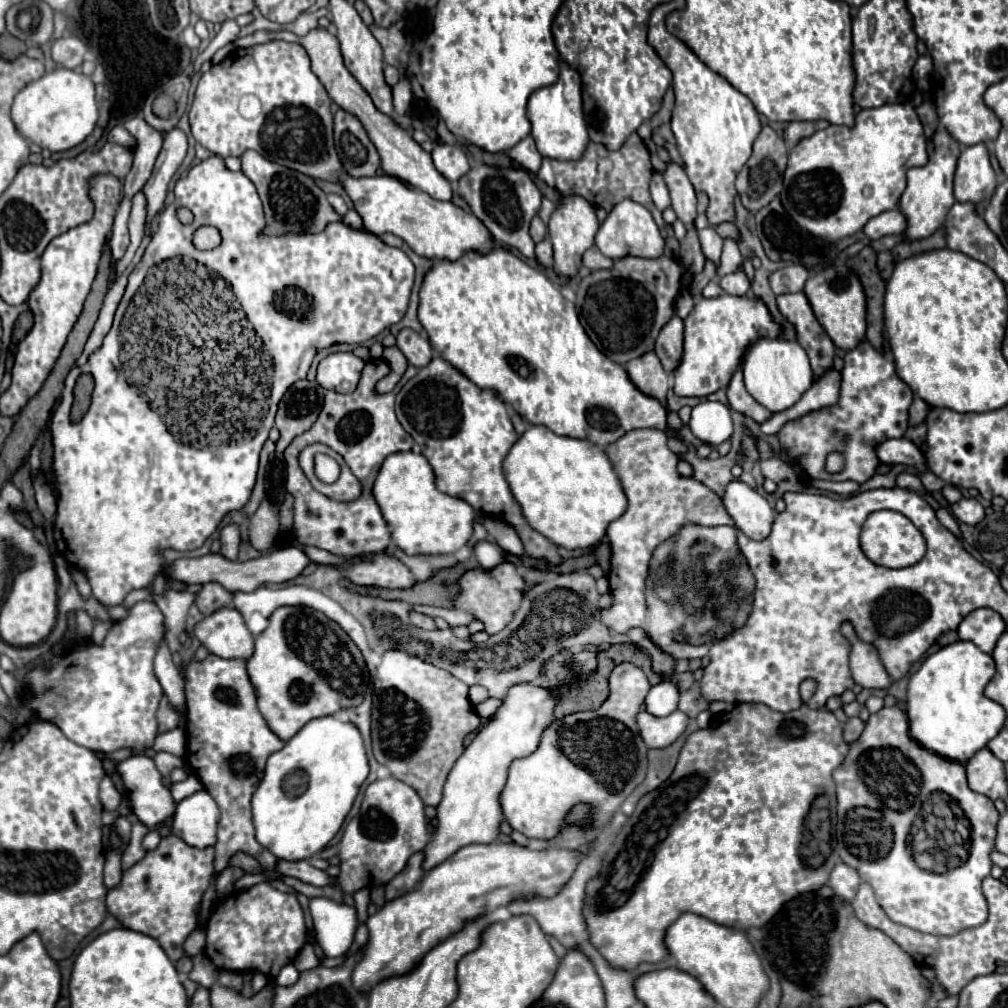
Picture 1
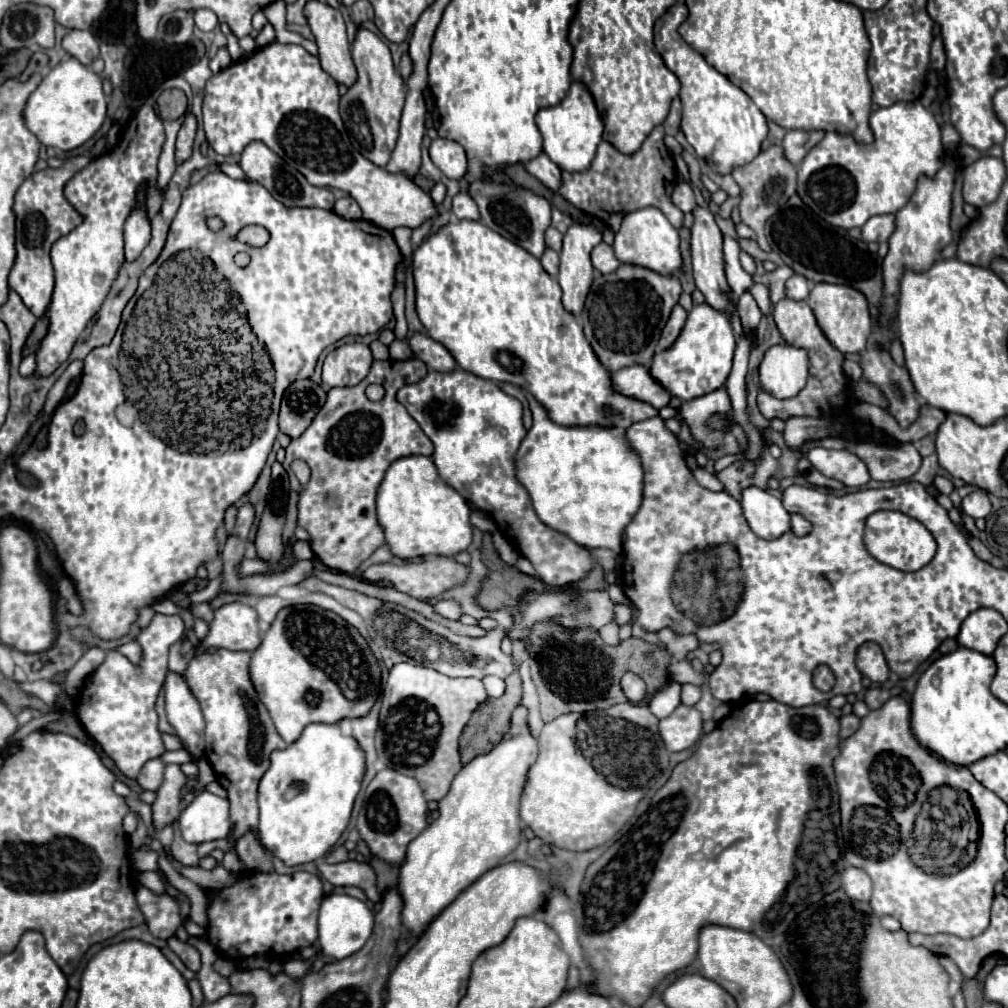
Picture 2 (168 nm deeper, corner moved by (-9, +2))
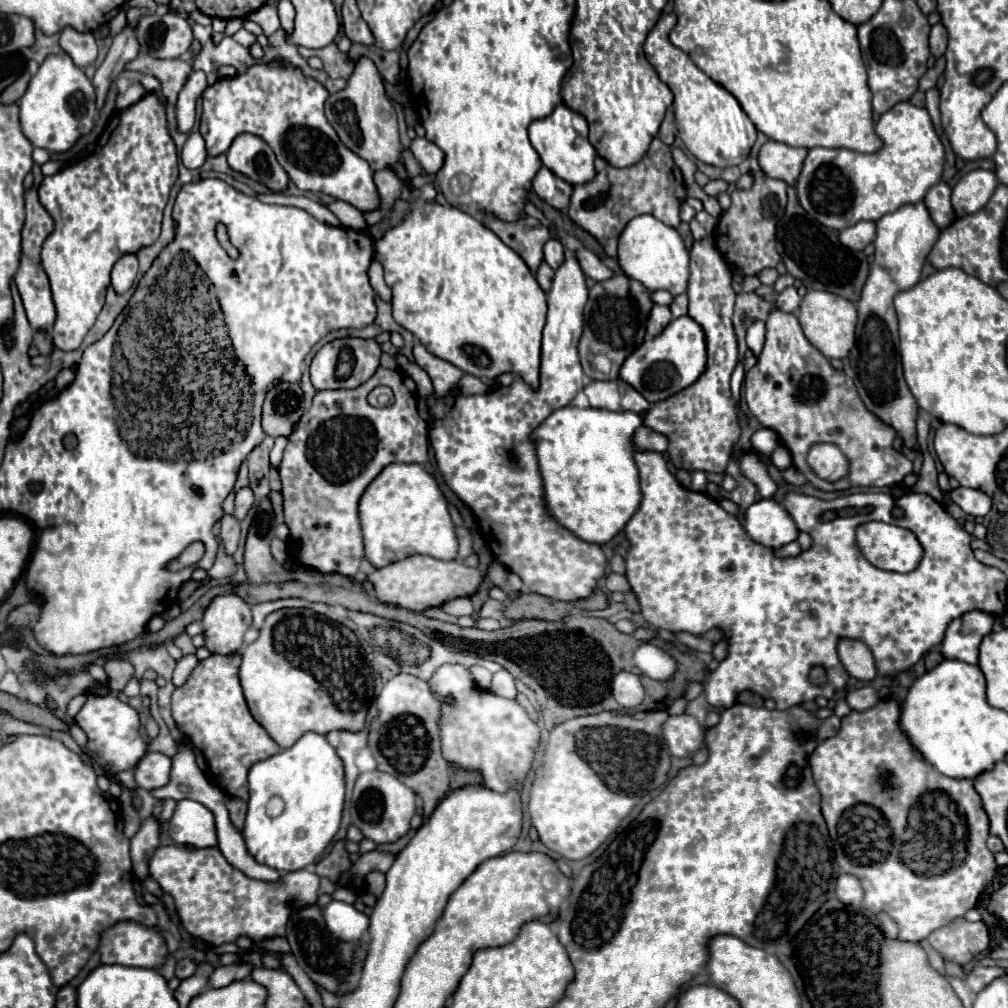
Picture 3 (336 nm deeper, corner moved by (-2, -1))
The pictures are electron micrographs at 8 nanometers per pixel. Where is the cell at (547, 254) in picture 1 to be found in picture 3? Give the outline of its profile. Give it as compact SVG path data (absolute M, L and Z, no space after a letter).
M544 261L544 263L540 265L538 273L536 273L536 281L538 281L538 285L540 285L540 289L542 289L544 293L548 293L548 291L550 291L552 277L554 277L554 271L552 271L552 267Z

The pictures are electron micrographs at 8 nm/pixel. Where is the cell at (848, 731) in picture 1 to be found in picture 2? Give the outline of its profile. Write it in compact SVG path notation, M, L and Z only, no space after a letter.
M849 714L849 716L841 716L839 718L839 722L841 722L841 738L845 740L845 738L849 738L849 736L853 736L855 732L857 732L857 728L861 726L861 718L857 718L855 714Z

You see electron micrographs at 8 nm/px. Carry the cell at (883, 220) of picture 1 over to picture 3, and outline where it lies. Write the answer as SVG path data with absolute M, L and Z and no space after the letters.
M860 221L852 227L838 231L840 243L852 251L862 251L868 243L874 241L874 237L876 237L876 225L872 221Z

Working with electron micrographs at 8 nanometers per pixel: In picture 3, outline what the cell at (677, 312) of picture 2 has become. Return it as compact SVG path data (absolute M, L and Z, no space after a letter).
M652 305L646 321L646 335L656 337L670 321L672 321L672 313L666 305Z

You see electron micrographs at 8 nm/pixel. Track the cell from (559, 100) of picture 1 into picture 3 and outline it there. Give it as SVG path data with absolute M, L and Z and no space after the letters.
M564 103L558 105L548 117L534 121L528 128L528 135L532 147L538 151L544 167L552 169L560 179L568 181L570 185L580 185L592 181L594 173L594 157L596 151L588 141L588 123L584 117L572 109L568 109Z

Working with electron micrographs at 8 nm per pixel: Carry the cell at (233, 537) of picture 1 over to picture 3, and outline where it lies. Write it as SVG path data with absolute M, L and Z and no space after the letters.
M242 487L238 493L236 493L236 511L234 511L234 517L238 521L242 521L248 513L248 509L252 507L254 503L254 493L250 487Z

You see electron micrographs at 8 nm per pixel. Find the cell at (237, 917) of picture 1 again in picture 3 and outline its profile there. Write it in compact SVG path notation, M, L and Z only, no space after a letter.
M184 845L158 847L150 861L150 875L160 883L178 909L184 929L202 939L204 943L222 945L234 943L240 935L254 941L268 937L284 937L286 923L292 909L310 905L318 899L320 877L306 869L286 873L276 883L264 883L244 877L238 869L232 869L218 847L190 849Z

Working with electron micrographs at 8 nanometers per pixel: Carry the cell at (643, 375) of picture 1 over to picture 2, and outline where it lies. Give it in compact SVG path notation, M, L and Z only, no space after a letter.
M629 366L623 370L617 370L615 374L611 374L613 382L615 382L615 390L619 390L625 396L643 400L655 408L663 408L669 406L671 402L671 394L651 376L647 366Z

